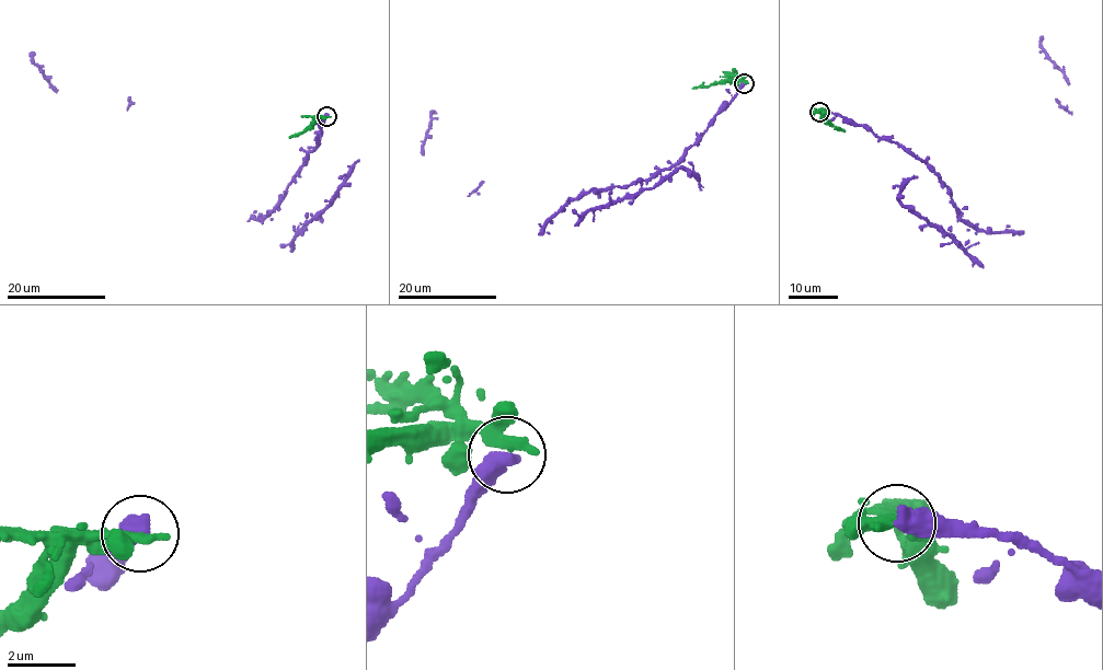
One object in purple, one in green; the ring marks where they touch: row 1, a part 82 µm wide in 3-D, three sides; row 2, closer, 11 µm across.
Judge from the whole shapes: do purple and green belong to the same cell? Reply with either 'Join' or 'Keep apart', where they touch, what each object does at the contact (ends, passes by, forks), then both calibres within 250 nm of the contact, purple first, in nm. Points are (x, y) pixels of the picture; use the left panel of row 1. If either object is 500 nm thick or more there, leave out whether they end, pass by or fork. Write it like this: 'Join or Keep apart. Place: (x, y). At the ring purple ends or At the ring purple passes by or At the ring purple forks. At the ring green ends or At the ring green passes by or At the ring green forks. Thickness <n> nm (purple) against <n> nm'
Keep apart. Place: (326, 116). Thickness 500 nm (purple) against 280 nm

